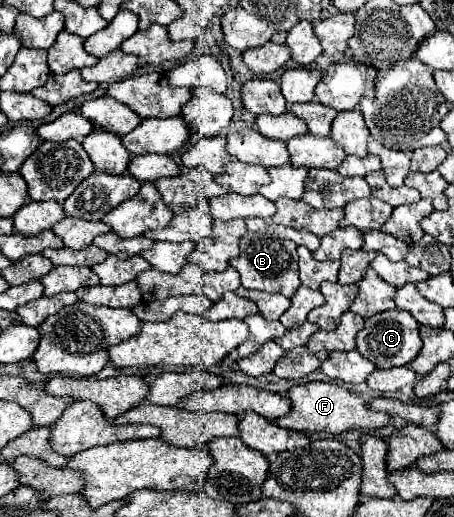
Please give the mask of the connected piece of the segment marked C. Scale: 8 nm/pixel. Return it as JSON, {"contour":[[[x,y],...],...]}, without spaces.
{"contour":[[[387,310],[379,312],[371,318],[365,320],[365,328],[357,334],[357,350],[371,362],[375,362],[377,368],[387,370],[393,366],[407,366],[421,348],[421,338],[419,338],[419,324],[417,320],[407,312],[407,310]]]}

